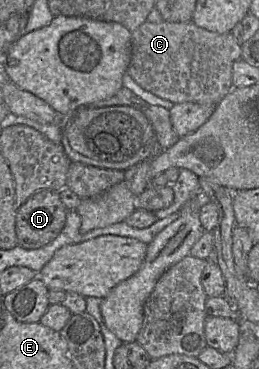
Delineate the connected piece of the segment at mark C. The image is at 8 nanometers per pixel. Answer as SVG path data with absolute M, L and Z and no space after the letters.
M146 21L131 32L131 59L127 74L144 90L172 102L217 105L233 88L233 64L241 59L241 45L231 32L216 33L189 22Z

